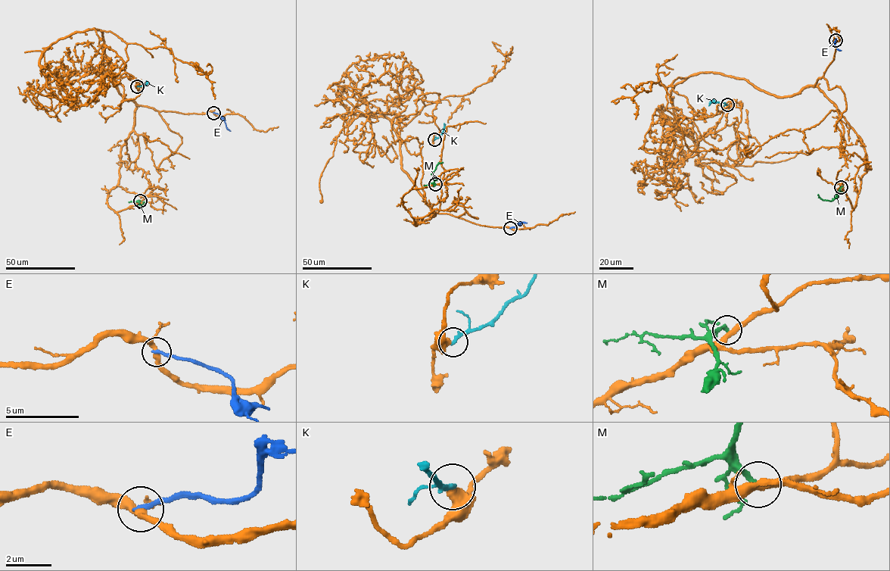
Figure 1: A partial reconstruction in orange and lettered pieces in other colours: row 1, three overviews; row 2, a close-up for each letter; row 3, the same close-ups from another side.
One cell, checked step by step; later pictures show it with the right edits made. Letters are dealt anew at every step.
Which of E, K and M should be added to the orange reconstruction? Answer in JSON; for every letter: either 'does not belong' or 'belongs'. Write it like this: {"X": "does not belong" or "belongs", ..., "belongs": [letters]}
{"E": "does not belong", "K": "does not belong", "M": "does not belong", "belongs": []}

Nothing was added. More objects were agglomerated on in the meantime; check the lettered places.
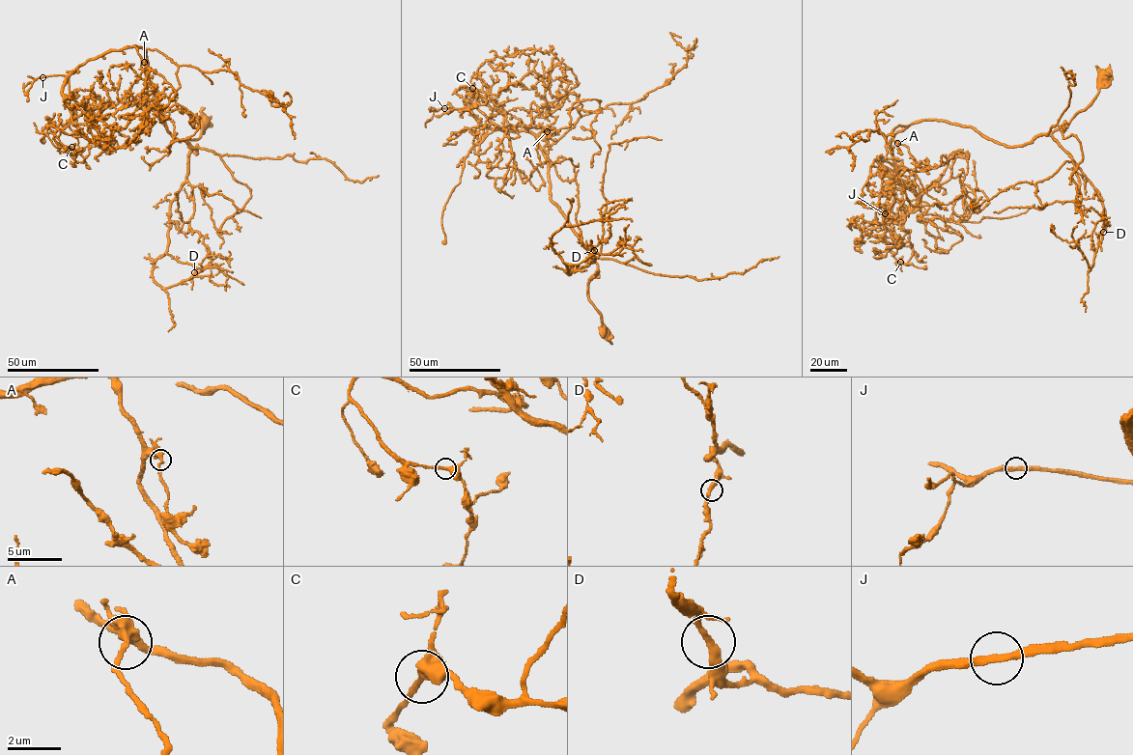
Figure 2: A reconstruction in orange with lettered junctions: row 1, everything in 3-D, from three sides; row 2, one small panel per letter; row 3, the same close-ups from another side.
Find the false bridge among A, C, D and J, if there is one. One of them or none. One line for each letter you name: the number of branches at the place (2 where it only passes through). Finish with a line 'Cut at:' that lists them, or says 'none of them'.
Cut at: none of them

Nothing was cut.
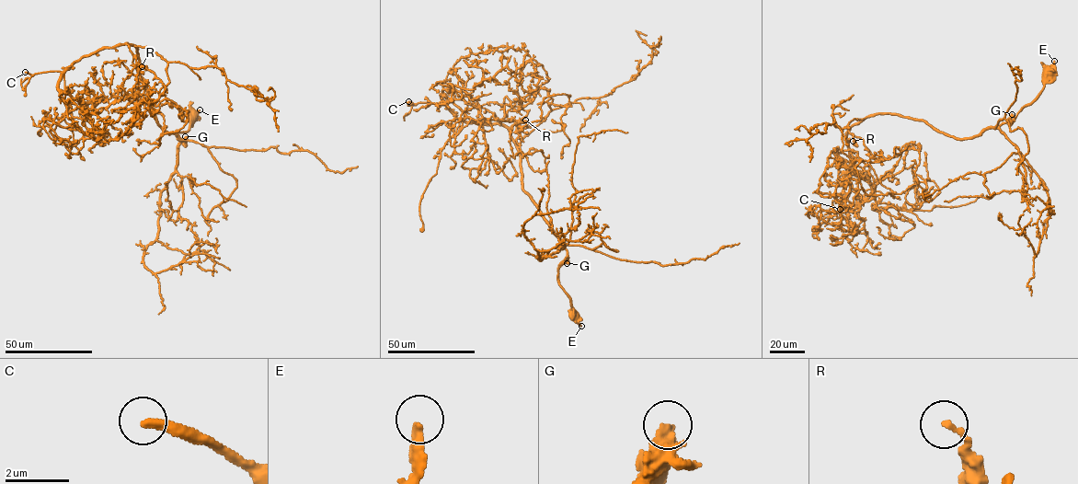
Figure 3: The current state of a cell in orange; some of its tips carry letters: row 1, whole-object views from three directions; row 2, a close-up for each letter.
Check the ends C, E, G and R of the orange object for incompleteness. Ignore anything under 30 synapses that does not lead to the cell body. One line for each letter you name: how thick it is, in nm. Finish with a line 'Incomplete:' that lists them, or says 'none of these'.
C: Thickness 300 nm
Incomplete: C

